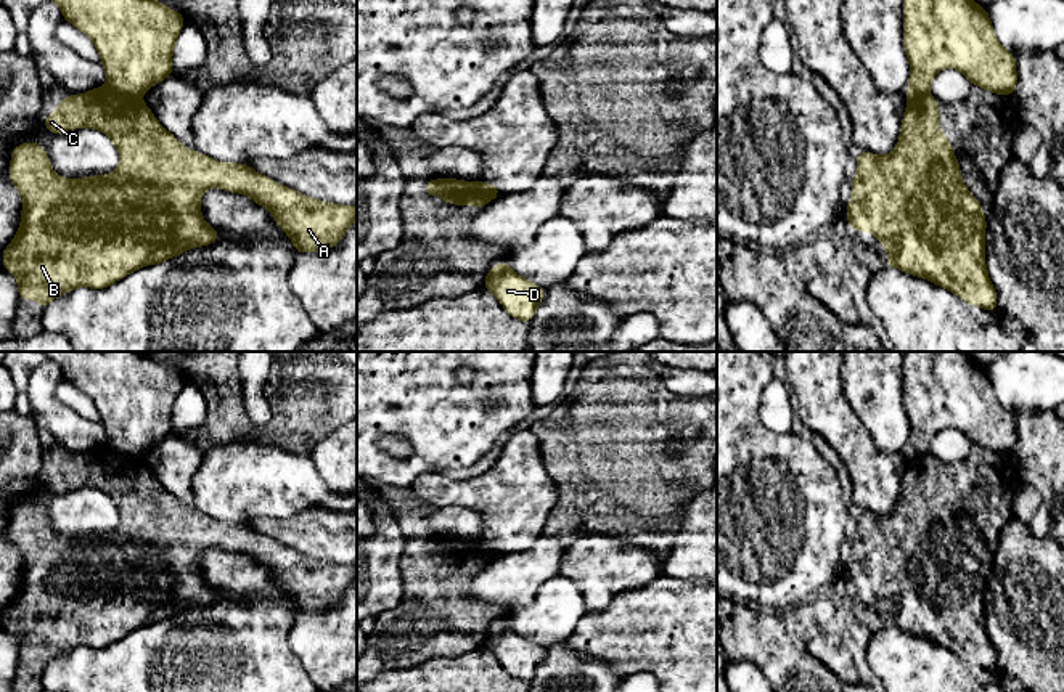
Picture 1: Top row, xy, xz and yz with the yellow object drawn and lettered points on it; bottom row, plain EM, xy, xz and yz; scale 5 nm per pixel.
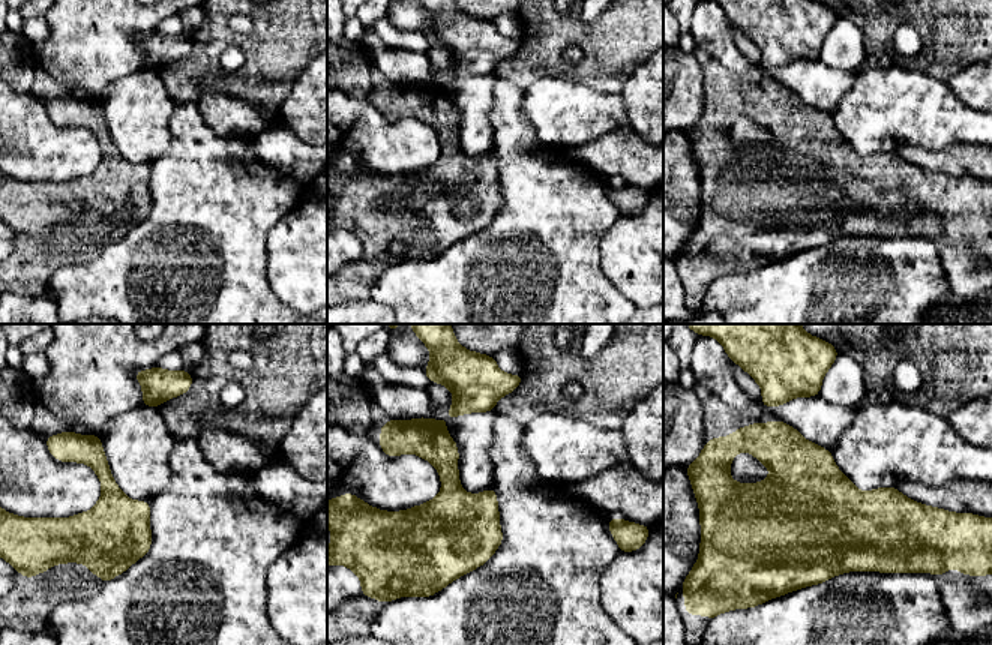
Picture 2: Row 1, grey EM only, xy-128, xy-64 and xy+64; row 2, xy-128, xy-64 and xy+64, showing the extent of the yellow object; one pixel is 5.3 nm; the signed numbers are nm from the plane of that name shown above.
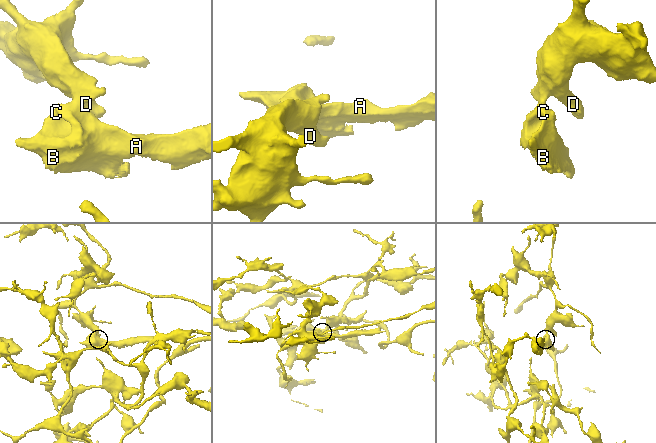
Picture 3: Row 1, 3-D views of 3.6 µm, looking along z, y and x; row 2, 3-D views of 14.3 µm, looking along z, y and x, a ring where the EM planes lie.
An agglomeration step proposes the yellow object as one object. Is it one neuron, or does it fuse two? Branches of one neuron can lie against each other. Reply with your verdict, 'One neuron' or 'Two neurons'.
Two neurons

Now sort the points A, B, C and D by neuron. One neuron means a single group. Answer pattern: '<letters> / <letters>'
A B C / D

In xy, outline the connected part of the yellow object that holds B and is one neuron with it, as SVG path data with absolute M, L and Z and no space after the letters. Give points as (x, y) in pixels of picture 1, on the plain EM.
M108 445L68 454L53 474L40 480L58 495L66 488L96 488L111 498L121 515L113 533L61 538L40 504L27 501L11 511L10 541L23 556L23 573L16 597L2 618L3 626L18 637L19 658L37 660L42 670L80 645L104 649L145 625L212 604L220 592L203 580L199 565L207 547L246 554L267 567L296 612L336 605L357 580L357 565L307 557L254 531L249 523L217 522L185 507L154 478L140 456L125 456Z

